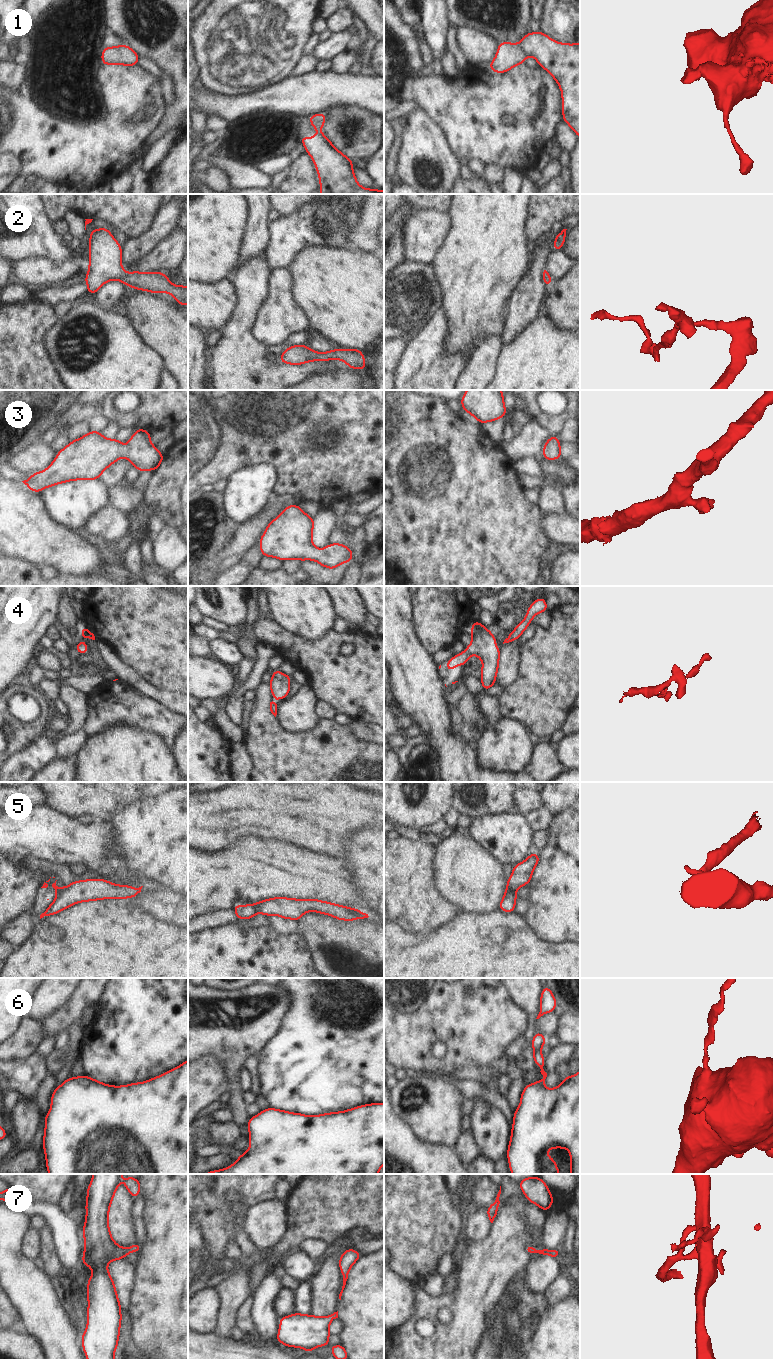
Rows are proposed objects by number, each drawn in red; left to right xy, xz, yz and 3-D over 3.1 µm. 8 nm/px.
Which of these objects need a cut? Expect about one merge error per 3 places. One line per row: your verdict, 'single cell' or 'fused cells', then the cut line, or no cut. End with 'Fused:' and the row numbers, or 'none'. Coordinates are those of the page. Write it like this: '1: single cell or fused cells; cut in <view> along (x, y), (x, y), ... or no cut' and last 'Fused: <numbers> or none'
1: fused cells; cut in yz along (517, 44), (526, 55)
2: single cell; no cut
3: single cell; no cut
4: single cell; no cut
5: fused cells; cut in yz along (506, 888), (514, 892)
6: single cell; no cut
7: single cell; no cut
Fused: 1, 5

